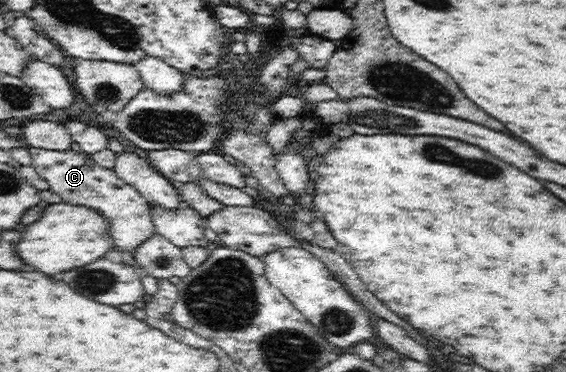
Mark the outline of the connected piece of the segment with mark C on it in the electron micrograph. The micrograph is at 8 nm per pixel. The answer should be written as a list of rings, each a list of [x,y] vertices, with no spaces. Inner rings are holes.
[[[77,146],[66,150],[37,147],[29,147],[28,150],[34,169],[47,180],[51,191],[61,195],[63,202],[95,208],[109,220],[109,232],[113,238],[112,256],[123,250],[133,253],[136,247],[156,233],[150,214],[151,205],[141,192],[121,180],[114,169],[99,167],[91,154],[79,150]]]

